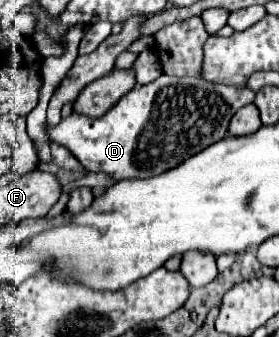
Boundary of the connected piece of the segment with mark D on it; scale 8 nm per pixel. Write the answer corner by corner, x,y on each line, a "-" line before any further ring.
161,74
157,80
135,86
131,92
127,92
105,116
101,118
87,118
71,112
71,116
63,118
59,124
51,126
45,124
49,140
65,146
71,150
71,154
83,164
89,172
107,172
115,180
125,178
147,178
161,174
169,168
175,168
189,156
197,154
199,150
211,146
213,142
225,138
227,126
231,116
245,104
251,104
255,98
255,92
245,86
227,86
227,84
215,84
203,78
175,78

